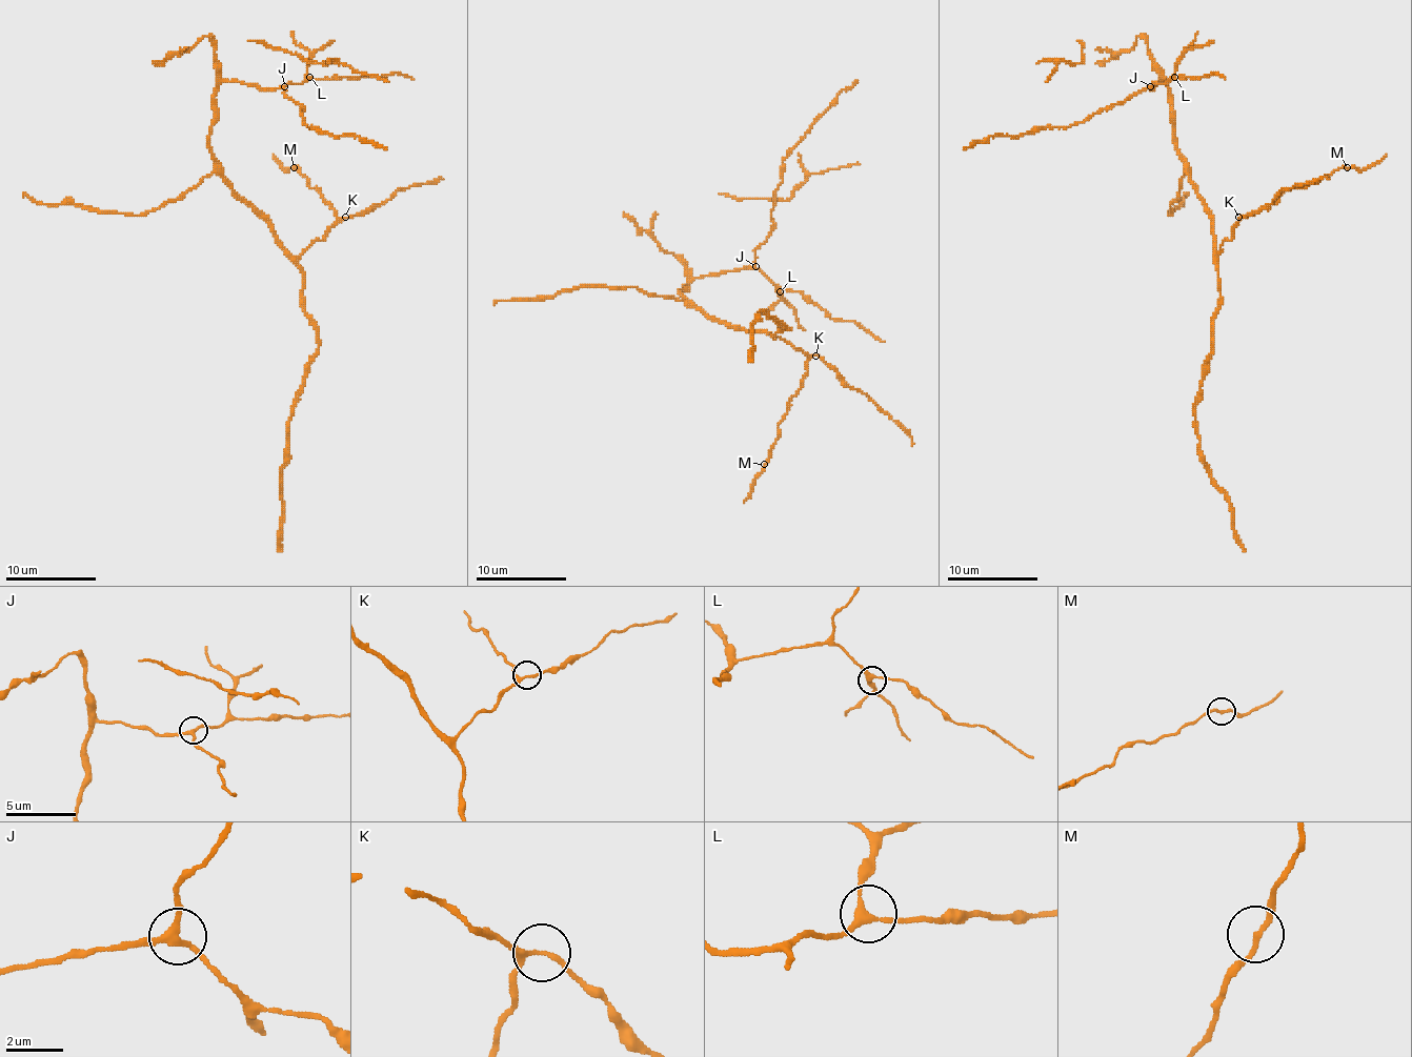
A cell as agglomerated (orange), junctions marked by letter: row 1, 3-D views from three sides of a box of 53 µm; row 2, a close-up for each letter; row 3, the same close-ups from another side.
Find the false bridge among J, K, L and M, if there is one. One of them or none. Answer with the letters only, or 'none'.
none

